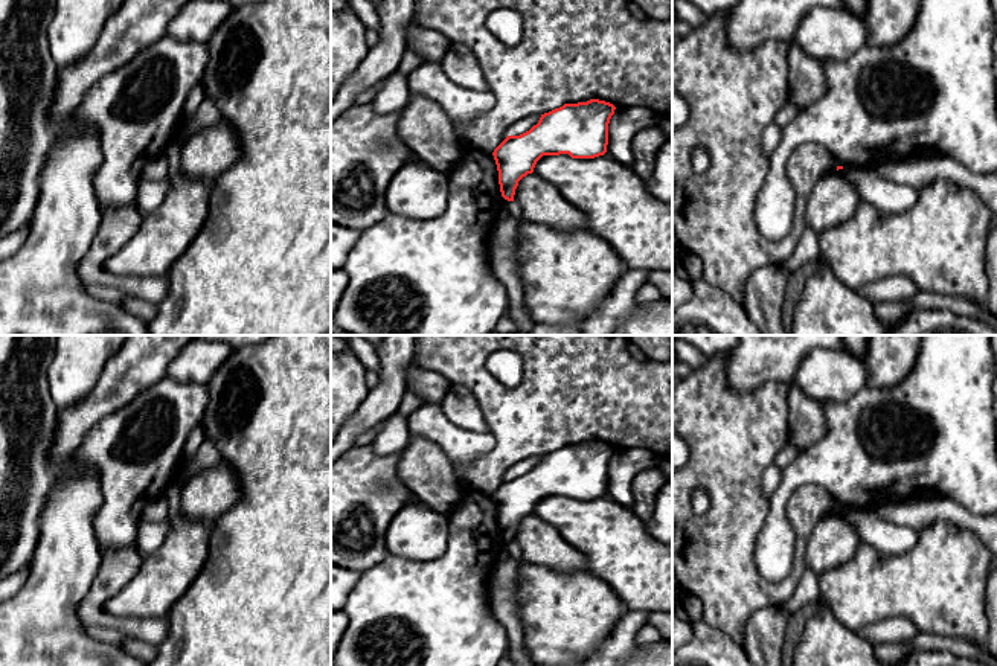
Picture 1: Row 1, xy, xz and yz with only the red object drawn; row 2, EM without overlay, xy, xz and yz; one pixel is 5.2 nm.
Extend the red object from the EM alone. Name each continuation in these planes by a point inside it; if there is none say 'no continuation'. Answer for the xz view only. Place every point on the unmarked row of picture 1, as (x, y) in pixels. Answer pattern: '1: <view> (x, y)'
1: xz (502, 555)

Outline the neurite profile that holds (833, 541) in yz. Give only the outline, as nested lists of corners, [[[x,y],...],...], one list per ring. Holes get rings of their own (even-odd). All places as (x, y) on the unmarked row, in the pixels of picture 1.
[[[837,511],[822,518],[813,529],[805,552],[805,568],[817,575],[846,564],[861,544],[855,529]]]

